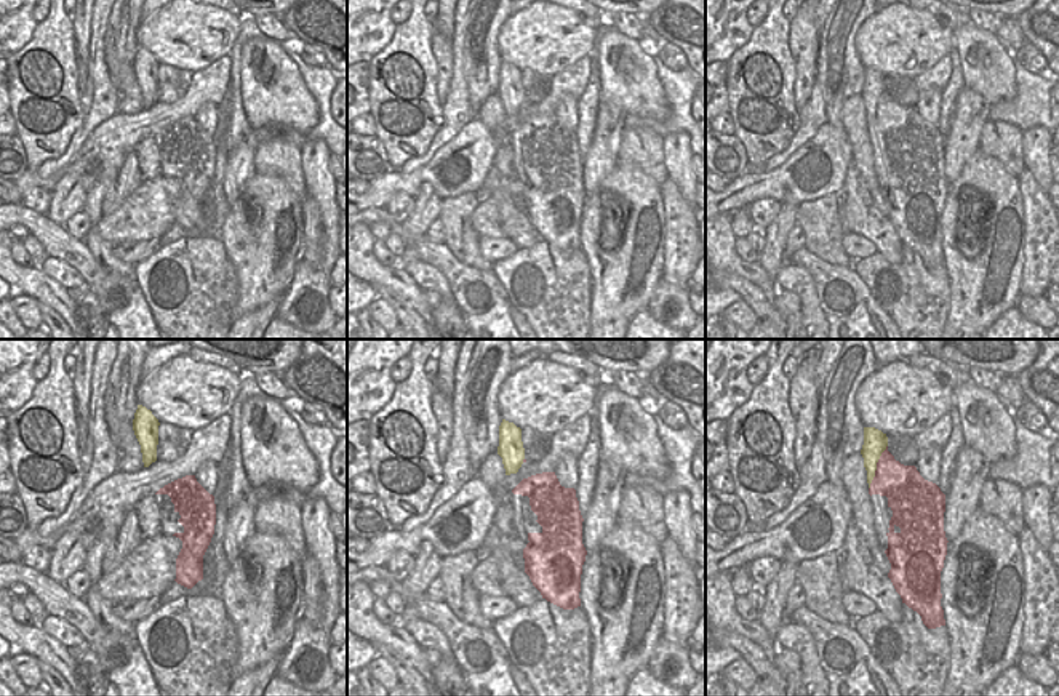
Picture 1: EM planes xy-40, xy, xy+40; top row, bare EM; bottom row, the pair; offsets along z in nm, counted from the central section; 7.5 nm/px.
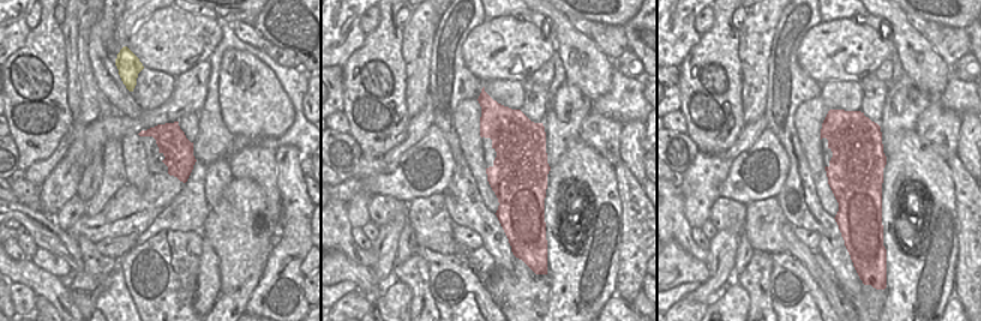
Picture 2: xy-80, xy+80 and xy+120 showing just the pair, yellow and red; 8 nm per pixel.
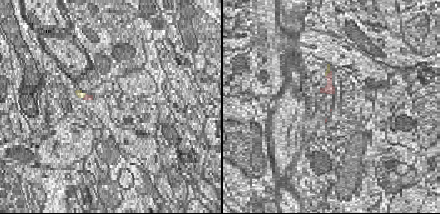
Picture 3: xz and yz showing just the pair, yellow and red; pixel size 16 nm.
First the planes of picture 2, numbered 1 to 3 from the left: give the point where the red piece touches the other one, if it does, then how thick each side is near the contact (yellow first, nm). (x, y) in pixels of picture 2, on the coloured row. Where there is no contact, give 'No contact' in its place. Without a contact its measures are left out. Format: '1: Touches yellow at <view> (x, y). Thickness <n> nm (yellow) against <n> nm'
1: No contact
2: No contact
3: No contact.

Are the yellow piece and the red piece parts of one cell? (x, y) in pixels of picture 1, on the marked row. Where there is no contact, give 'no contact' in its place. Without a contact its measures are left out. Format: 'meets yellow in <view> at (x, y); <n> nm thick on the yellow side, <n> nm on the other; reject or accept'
meets yellow in xy+40 at (875, 468); 180 nm thick on the yellow side, 300 nm on the other; accept

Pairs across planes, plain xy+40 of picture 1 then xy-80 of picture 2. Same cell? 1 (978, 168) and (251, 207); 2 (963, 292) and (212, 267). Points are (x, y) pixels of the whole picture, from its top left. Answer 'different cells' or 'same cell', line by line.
1: same cell
2: different cells

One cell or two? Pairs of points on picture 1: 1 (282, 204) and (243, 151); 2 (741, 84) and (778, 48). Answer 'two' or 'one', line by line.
1: two
2: one

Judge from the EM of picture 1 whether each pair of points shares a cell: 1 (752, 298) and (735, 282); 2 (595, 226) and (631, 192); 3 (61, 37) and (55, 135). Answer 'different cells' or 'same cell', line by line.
1: same cell
2: same cell
3: same cell

